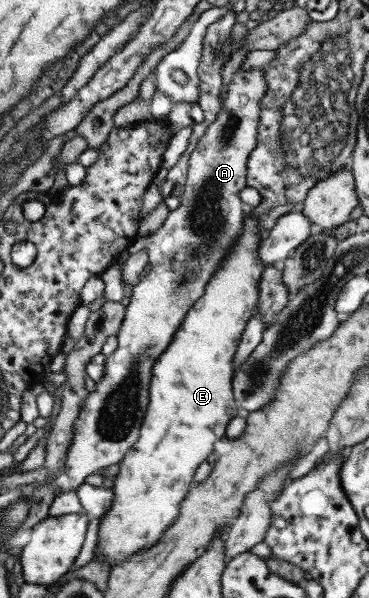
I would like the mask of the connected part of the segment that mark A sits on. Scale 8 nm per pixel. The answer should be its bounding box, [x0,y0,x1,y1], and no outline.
[66,66,271,489]

